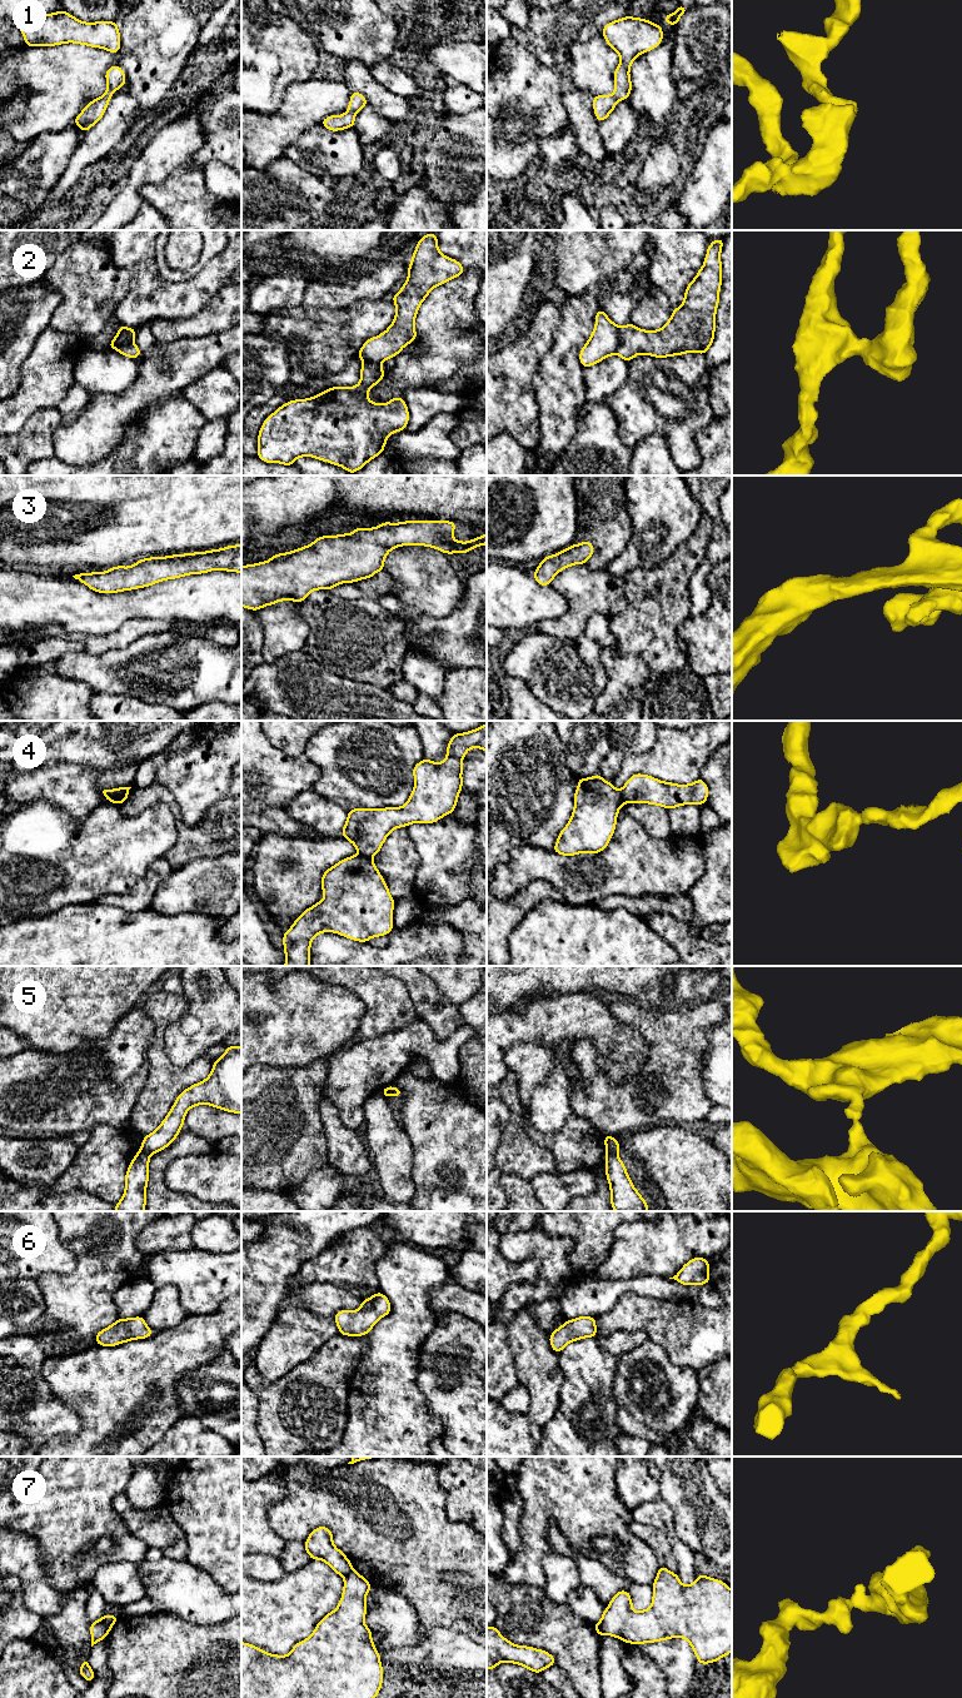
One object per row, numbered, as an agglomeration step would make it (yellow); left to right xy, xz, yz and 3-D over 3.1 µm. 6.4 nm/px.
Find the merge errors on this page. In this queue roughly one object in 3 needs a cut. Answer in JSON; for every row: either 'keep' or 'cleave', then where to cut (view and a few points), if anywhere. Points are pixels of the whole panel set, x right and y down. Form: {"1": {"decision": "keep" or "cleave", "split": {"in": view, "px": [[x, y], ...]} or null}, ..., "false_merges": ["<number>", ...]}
{"1": {"decision": "keep", "split": null}, "2": {"decision": "cleave", "split": {"in": "yz", "px": [[619, 328], [619, 344], [614, 352]]}}, "3": {"decision": "keep", "split": null}, "4": {"decision": "cleave", "split": {"in": "xy", "px": [[128, 788], [115, 802]]}}, "5": {"decision": "cleave", "split": {"in": "xy", "px": [[140, 1149], [149, 1156]]}}, "6": {"decision": "keep", "split": null}, "7": {"decision": "cleave", "split": {"in": "xy", "px": [[100, 1619], [108, 1632]]}}, "false_merges": ["2", "4", "5", "7"]}

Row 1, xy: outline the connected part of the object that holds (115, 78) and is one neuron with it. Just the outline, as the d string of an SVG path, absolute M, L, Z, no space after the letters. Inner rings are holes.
M113 65L105 73L105 79L106 91L99 99L91 100L73 123L79 125L84 134L103 118L111 95L126 83L126 76L119 65Z

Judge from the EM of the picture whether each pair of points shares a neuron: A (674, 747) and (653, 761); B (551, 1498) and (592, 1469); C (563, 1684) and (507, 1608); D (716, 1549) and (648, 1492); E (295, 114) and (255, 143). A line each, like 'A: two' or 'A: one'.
A: one
B: one
C: two
D: two
E: one

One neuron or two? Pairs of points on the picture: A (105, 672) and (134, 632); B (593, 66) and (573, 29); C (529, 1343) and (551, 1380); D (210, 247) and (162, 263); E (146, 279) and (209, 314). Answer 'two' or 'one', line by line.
A: two
B: two
C: one
D: one
E: two

